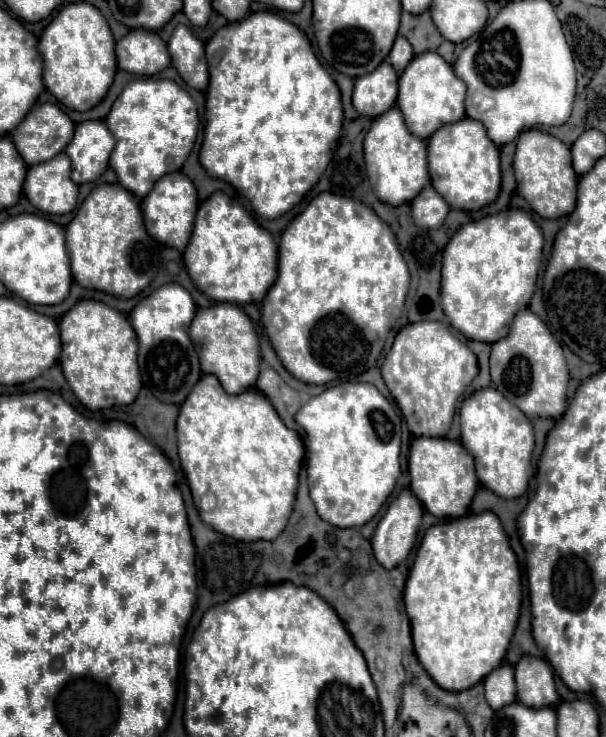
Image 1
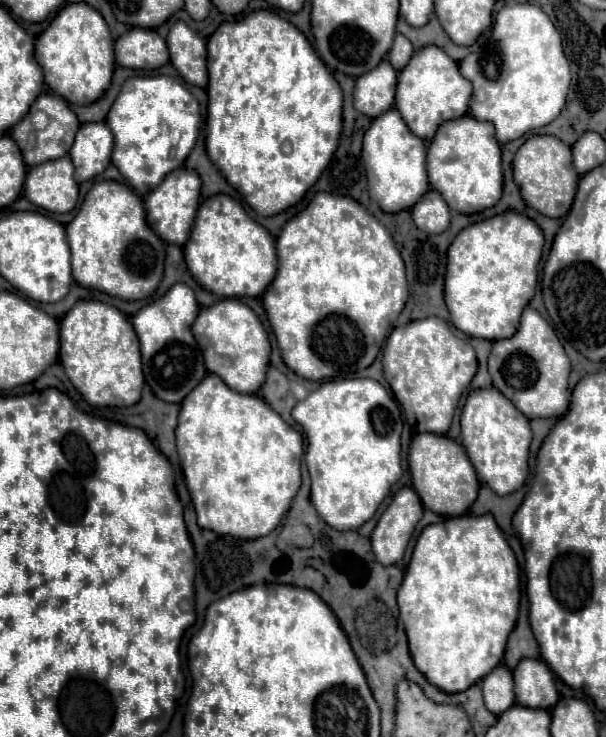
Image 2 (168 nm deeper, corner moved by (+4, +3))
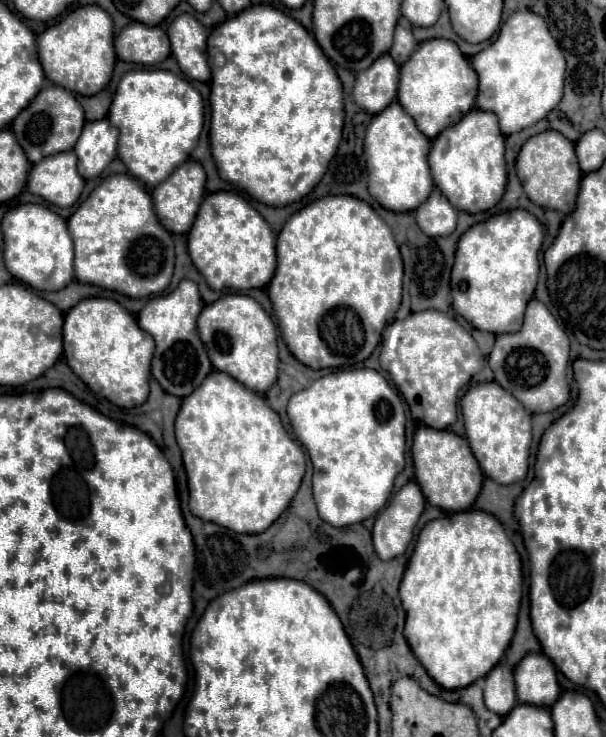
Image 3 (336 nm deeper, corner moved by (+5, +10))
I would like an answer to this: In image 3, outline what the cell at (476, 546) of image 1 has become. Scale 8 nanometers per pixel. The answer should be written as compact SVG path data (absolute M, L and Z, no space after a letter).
M468 509L468 511L460 511L460 513L450 513L446 517L434 519L430 523L426 523L416 539L416 547L414 553L408 561L406 573L402 577L400 583L400 599L402 599L402 607L406 609L406 627L404 627L404 637L408 641L408 645L412 647L416 659L422 663L422 667L426 669L426 673L444 689L460 689L466 687L470 683L474 683L476 679L484 677L504 655L512 635L516 629L516 617L518 617L518 609L520 609L520 597L522 597L522 565L520 565L520 557L516 553L514 543L510 541L510 537L506 535L506 531L502 529L502 523L496 521L494 515L486 513L486 511L478 511L478 509Z

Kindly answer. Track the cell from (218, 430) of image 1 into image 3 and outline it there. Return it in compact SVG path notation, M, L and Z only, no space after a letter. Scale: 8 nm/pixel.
M212 371L204 379L204 385L182 401L176 417L176 441L182 449L182 461L188 475L190 511L204 521L224 525L236 533L266 531L288 507L306 471L300 443L286 433L280 415L266 403L266 397L246 389L222 371Z

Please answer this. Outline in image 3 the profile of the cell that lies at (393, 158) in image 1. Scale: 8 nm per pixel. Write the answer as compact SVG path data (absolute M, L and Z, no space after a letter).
M394 101L384 111L374 115L366 131L368 131L368 147L366 147L366 137L364 137L364 153L368 153L366 169L368 169L370 195L384 209L390 209L390 211L416 209L434 187L428 159L426 159L430 151L430 139L424 137L424 133L416 129L412 117L408 117L408 113L400 107L398 101Z

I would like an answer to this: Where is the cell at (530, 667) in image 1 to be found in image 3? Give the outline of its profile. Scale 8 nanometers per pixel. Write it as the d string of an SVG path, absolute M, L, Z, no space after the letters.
M528 653L514 669L516 695L520 703L552 707L560 695L554 663L544 653Z

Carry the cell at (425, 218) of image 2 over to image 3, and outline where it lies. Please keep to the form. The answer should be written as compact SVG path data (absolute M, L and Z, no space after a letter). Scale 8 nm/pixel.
M434 189L428 201L416 209L416 221L418 227L430 237L450 235L456 229L456 209L438 189Z

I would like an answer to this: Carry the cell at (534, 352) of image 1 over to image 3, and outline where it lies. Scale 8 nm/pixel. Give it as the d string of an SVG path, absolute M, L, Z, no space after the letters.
M532 299L528 303L522 329L518 333L498 335L488 363L490 363L490 369L494 371L496 383L500 383L504 389L508 389L508 393L512 393L530 413L546 413L546 411L554 411L554 409L566 405L566 401L570 397L570 387L566 383L568 359L570 359L570 341L568 341L566 333L560 329L558 321L546 309L546 305L538 299Z

